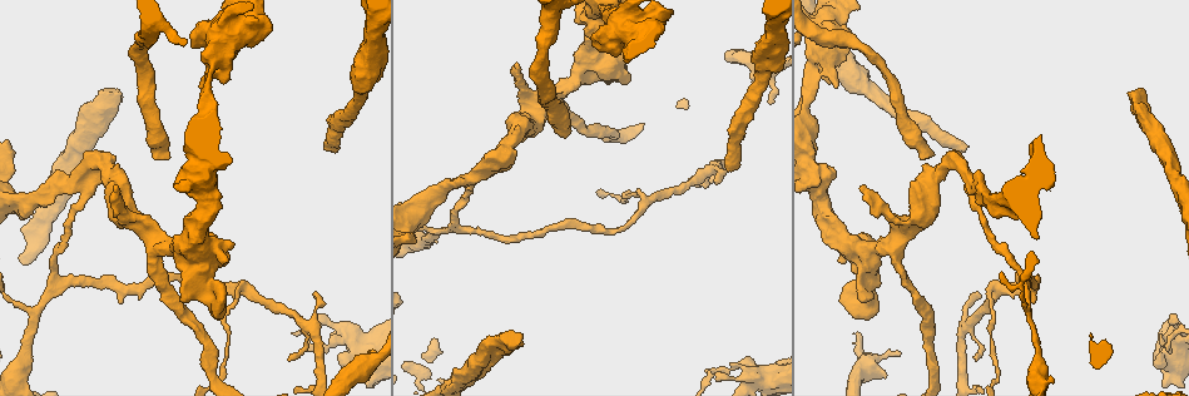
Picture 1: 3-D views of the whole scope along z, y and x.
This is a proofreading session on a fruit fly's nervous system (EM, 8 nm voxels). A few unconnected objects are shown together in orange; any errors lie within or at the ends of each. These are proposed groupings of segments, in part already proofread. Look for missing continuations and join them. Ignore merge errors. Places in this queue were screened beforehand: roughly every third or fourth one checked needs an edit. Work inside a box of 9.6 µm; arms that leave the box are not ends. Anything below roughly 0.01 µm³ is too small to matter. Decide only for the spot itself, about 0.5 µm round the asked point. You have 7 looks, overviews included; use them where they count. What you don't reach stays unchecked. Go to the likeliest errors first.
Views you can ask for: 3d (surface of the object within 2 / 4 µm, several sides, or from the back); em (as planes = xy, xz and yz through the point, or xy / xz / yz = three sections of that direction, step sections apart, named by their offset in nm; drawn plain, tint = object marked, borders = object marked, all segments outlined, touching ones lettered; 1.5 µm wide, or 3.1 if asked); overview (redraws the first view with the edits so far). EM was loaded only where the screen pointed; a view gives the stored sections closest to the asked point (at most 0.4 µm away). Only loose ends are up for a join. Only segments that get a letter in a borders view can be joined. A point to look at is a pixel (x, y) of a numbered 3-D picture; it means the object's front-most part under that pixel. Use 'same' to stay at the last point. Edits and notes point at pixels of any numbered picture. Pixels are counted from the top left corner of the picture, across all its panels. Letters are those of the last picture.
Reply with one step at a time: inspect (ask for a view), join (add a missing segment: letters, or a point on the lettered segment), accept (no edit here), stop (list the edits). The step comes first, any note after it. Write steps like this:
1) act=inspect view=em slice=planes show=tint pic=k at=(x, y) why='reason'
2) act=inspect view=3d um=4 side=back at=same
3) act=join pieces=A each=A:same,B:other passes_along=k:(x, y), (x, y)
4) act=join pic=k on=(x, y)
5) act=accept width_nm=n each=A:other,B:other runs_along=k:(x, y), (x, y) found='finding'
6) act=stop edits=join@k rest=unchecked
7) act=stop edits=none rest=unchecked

act=inspect view=em slice=planes show=borders pic=1 at=(568, 127)

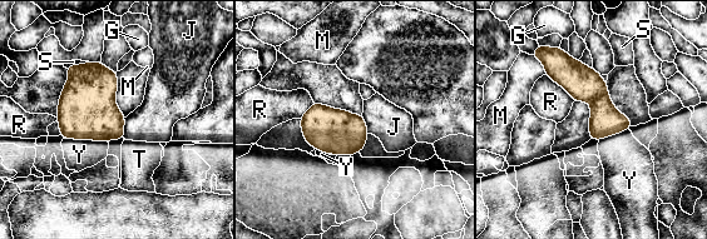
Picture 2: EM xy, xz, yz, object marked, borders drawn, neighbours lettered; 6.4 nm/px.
act=join pieces=Y width_nm=220 each=G:other,J:other,M:other,R:other,S:other,T:other,Y:same passes_along=2:(87, 110), (85, 139), (79, 154) found='it goes on there'

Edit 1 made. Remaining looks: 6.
act=inspect view=overview

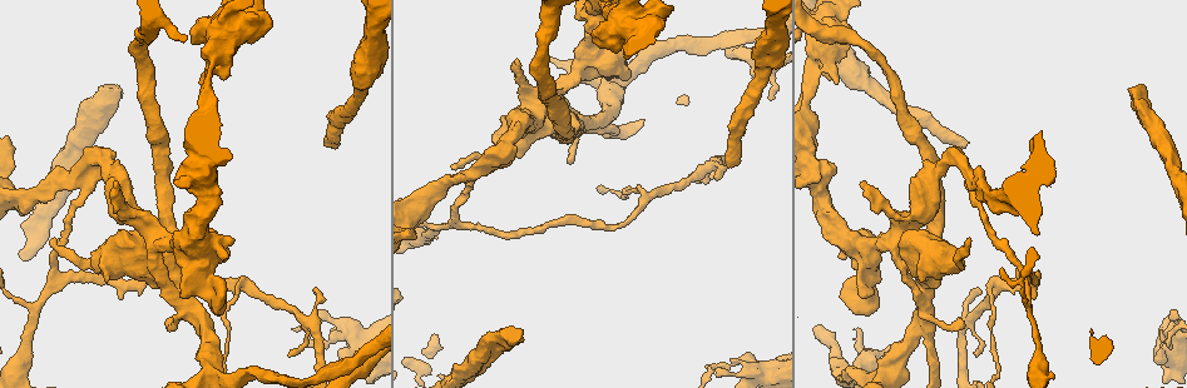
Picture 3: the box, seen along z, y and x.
act=inspect view=em slice=planes show=borders pic=3 at=(116, 181) why='free end'

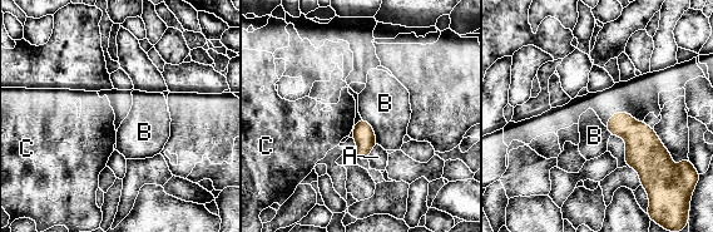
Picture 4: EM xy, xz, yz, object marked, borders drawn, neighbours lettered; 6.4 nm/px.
act=accept each=A:other,B:other,C:other border=4:(377, 144), (370, 151), (367, 159) found='no lettered segment goes on from it'

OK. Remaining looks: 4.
act=inspect view=em slice=planes show=borders pic=3 at=(119, 85) why='branch stops here'

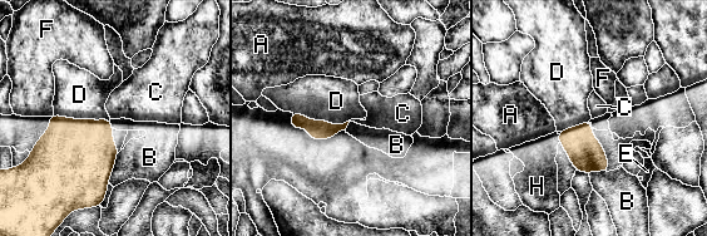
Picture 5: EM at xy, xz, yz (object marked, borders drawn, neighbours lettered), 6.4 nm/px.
act=join pieces=D each=A:other,B:other,C:other,D:same,E:other,F:other,H:other passes_along=5:(317, 129), (321, 121), (336, 101) found='it goes on there'

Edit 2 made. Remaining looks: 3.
act=stop edits=join@2,join@5 rest=unchecked

